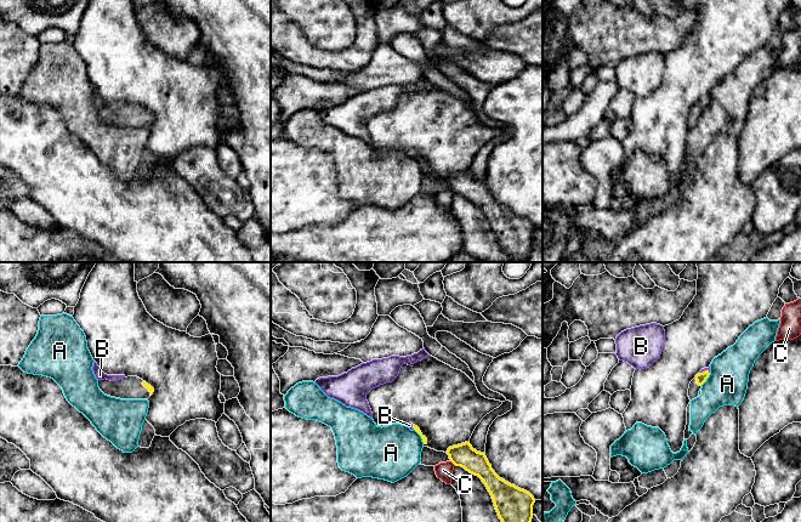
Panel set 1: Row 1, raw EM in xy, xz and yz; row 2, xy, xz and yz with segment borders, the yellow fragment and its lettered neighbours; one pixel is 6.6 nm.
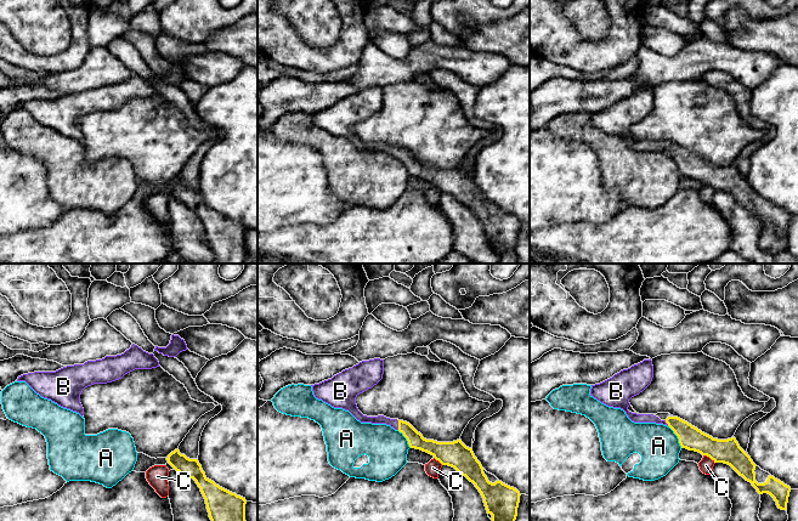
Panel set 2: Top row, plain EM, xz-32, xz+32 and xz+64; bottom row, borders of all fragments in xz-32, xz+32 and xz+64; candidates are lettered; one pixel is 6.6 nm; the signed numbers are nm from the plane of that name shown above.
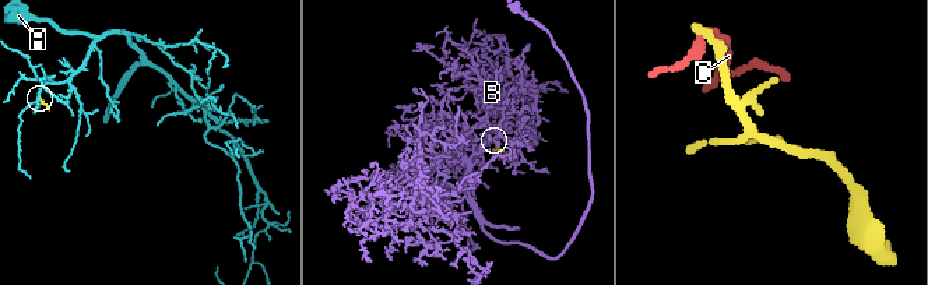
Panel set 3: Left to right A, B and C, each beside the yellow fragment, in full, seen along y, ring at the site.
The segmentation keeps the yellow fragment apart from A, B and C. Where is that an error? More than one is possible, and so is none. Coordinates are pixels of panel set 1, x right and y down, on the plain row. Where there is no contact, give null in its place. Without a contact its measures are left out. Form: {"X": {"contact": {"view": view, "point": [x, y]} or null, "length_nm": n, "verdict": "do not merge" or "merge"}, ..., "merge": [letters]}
{"A": {"contact": {"view": "yz", "point": [706, 106]}, "length_nm": 110, "verdict": "do not merge"}, "B": {"contact": {"view": "yz", "point": [705, 98]}, "length_nm": 70, "verdict": "merge"}, "C": {"contact": {"view": "xz", "point": [453, 191]}, "length_nm": 50, "verdict": "do not merge"}, "merge": ["B"]}

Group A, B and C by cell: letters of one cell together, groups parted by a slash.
A / B / C

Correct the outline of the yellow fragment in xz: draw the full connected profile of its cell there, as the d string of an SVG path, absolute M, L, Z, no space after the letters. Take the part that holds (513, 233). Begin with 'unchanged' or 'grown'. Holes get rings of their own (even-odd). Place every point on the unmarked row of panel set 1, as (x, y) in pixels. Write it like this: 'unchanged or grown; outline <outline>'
unchanged; outline M470 170L449 175L450 189L478 204L492 223L499 246L510 262L527 262L532 246L534 225L515 212L500 206L492 197L485 181L477 180Z

